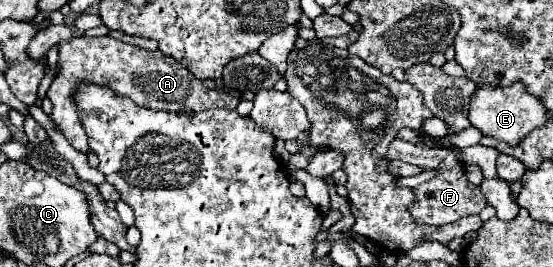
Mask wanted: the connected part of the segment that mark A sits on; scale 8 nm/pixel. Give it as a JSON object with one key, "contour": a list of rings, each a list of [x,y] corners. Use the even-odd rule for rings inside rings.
{"contour":[[[78,36],[68,42],[58,42],[58,74],[50,84],[50,90],[46,96],[54,104],[54,122],[60,128],[60,132],[66,136],[66,140],[76,148],[78,152],[88,154],[88,134],[84,132],[84,126],[80,124],[78,108],[76,108],[76,88],[80,84],[100,84],[106,88],[112,88],[118,96],[130,98],[136,104],[152,110],[168,110],[168,112],[204,112],[210,108],[228,108],[234,110],[238,106],[238,96],[230,92],[220,90],[208,90],[202,80],[192,76],[188,68],[184,68],[180,62],[172,60],[170,56],[164,56],[162,52],[150,52],[132,44],[126,44],[122,40],[116,40],[112,36]]]}

